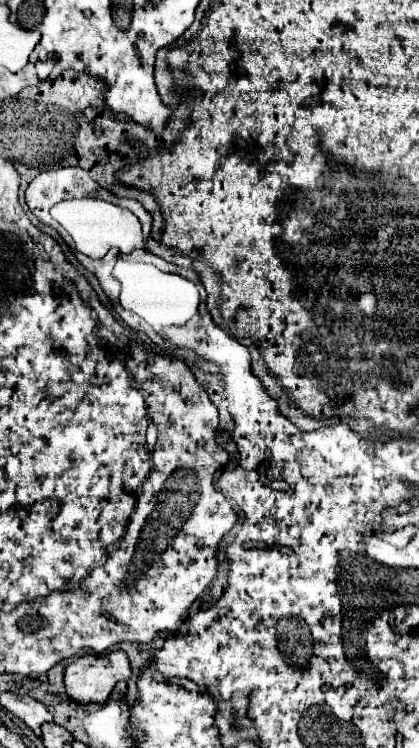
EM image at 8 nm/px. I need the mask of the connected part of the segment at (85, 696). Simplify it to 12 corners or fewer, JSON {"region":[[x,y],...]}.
{"region":[[122,649],[74,659],[64,671],[68,697],[106,703],[132,675]]}

